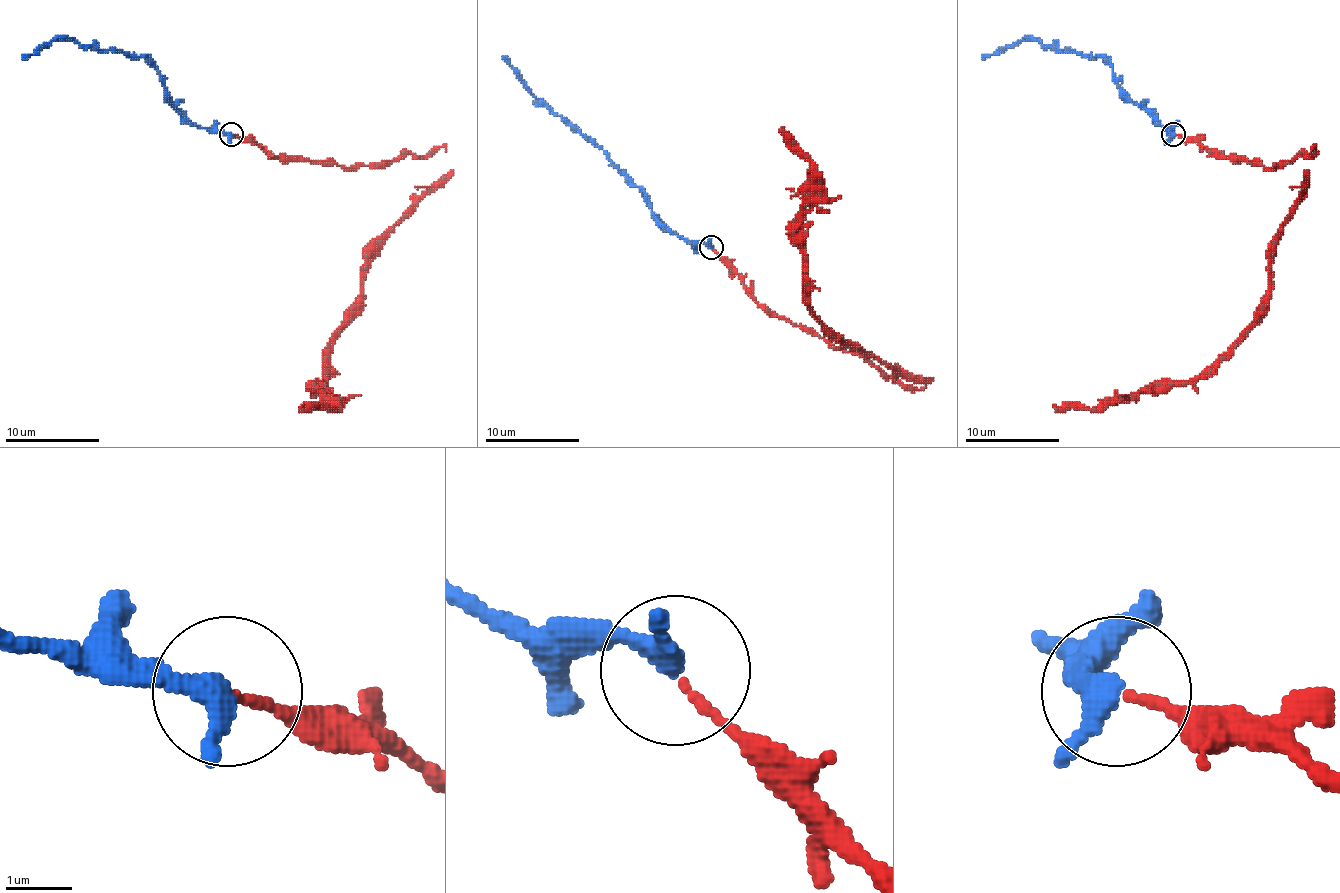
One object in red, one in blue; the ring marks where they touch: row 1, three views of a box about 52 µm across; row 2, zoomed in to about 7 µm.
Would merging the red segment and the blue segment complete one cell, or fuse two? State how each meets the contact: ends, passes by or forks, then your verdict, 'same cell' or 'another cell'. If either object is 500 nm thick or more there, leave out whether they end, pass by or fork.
red ends there; blue passes by; same cell

